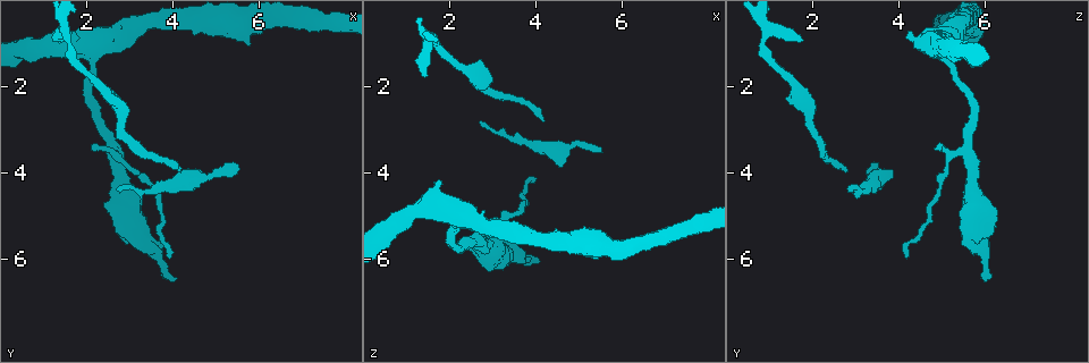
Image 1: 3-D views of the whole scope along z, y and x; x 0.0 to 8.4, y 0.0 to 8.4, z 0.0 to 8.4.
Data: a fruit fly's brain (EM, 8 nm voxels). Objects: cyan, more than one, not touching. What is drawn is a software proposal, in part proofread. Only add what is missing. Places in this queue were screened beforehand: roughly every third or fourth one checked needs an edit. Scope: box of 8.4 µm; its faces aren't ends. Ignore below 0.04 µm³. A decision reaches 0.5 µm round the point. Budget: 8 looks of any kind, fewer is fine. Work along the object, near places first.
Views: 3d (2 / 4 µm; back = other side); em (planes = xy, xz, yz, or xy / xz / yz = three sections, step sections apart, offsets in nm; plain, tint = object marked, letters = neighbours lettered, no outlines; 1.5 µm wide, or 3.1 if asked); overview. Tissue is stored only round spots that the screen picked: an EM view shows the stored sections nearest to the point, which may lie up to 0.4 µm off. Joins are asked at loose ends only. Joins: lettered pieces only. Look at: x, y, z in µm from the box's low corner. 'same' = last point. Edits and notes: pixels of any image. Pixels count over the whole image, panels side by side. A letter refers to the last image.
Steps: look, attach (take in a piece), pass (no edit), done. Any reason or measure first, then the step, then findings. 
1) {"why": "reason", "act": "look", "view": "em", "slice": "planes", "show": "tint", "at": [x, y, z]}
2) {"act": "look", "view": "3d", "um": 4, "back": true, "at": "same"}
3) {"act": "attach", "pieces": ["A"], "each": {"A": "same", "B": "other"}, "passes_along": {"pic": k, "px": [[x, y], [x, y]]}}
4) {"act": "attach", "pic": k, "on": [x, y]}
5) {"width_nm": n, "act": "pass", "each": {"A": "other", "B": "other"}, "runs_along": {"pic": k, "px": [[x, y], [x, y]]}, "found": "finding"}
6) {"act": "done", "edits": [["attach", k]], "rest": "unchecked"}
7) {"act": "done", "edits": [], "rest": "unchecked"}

{"why": "an open end", "act": "look", "view": "em", "slice": "planes", "show": "letters", "at": [2.15, 3.30, 4.90]}

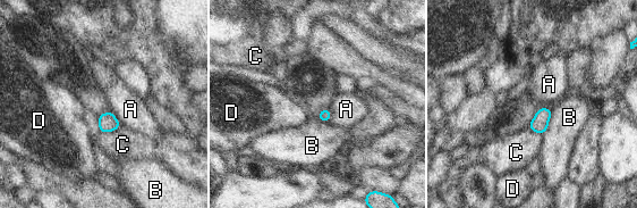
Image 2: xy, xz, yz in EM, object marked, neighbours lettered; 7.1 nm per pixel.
{"act": "pass", "each": {"A": "other", "B": "other", "C": "other", "D": "other"}, "border": {"pic": 2, "px": [[111, 110], [121, 125]]}, "found": "no lettered piece goes on from it"}

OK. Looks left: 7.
{"why": "free end", "act": "look", "view": "em", "slice": "xy", "step": 8, "show": "letters", "at": [5.55, 3.90, 3.50]}

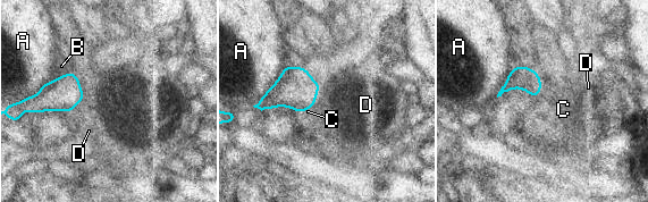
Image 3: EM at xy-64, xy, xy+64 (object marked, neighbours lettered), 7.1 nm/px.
{"why": "cut it another way", "act": "look", "view": "em", "slice": "planes", "show": "letters", "at": "same"}

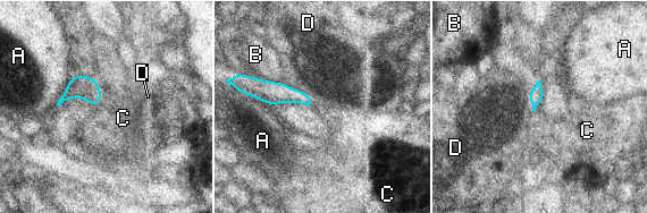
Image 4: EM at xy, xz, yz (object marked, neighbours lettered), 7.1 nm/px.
{"act": "pass", "each": {"A": "other", "B": "other", "C": "other", "D": "other"}, "border": {"pic": 4, "px": [[535, 110], [531, 112]]}, "found": "none of them fits"}

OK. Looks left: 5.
{"why": "branch stops here", "act": "look", "view": "em", "slice": "xz", "step": 4, "show": "letters", "at": [1.40, 0.95, 1.70]}

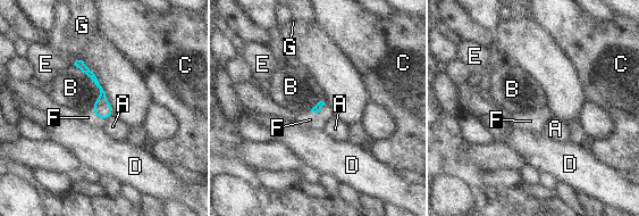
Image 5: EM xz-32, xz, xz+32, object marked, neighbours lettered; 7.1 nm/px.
{"act": "look", "view": "em", "slice": "yz", "step": 4, "show": "letters", "at": "same"}

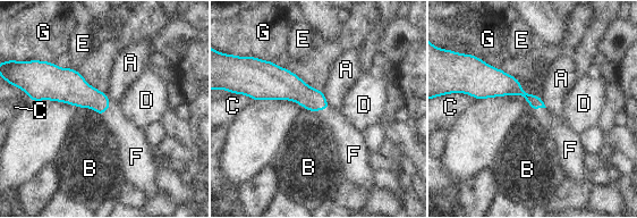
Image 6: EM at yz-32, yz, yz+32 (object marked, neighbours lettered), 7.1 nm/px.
{"longest_contact_nm": ["B", 160], "act": "attach", "pieces": ["F"], "each": {"A": "other", "B": "other", "C": "other", "D": "other", "E": "other", "F": "same", "G": "other"}, "passes_along": {"pic": 6, "px": [[294, 89], [322, 109], [345, 135]]}, "found": "it goes on there"}

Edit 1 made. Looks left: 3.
{"act": "done", "edits": [["attach", 6]], "rest": "unchecked"}

